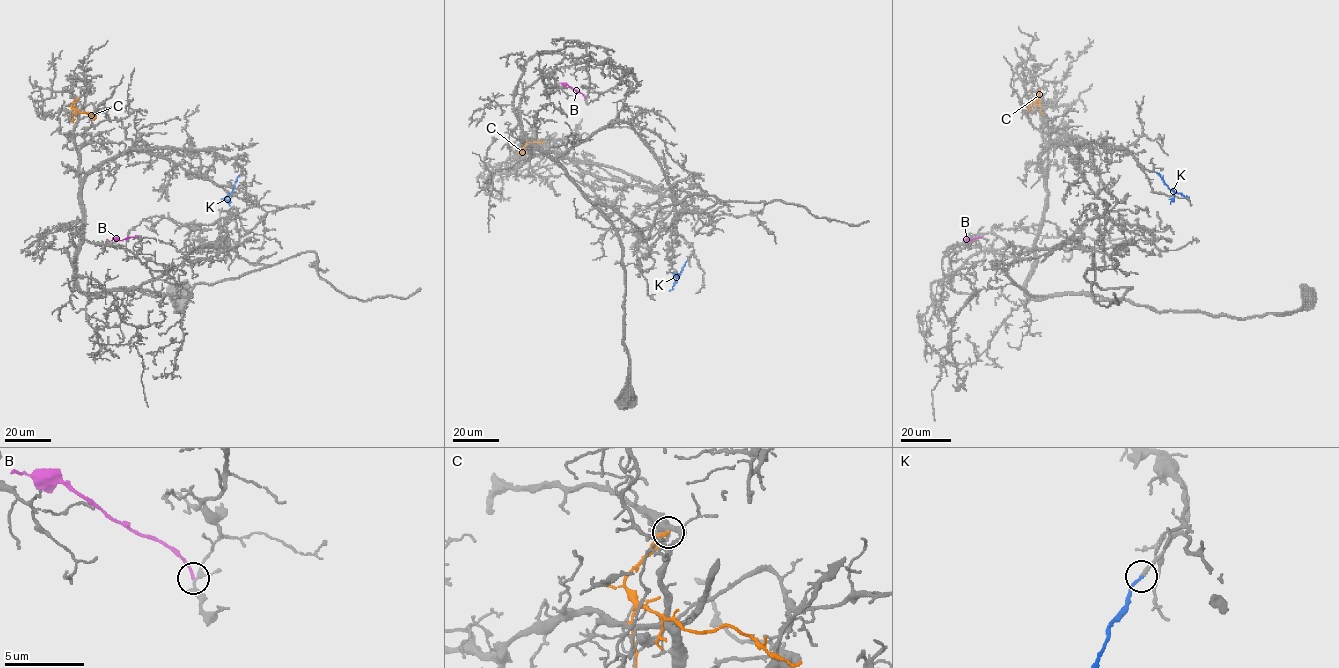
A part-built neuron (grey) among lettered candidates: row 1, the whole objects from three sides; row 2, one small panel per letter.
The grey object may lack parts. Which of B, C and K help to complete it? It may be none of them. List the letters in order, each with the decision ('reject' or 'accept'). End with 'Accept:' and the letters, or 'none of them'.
B: reject
C: reject
K: accept
Accept: K

